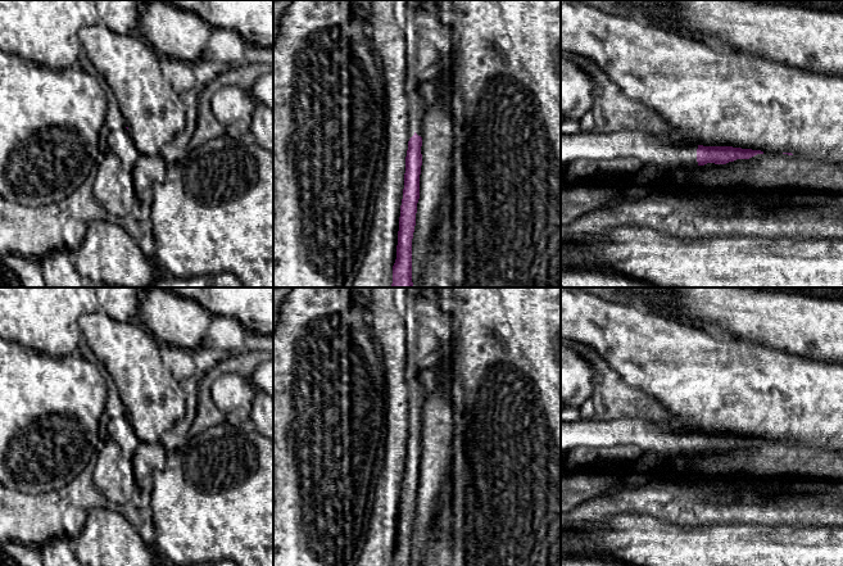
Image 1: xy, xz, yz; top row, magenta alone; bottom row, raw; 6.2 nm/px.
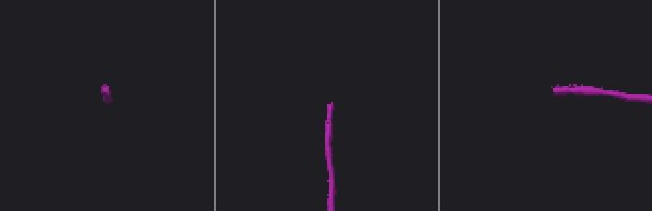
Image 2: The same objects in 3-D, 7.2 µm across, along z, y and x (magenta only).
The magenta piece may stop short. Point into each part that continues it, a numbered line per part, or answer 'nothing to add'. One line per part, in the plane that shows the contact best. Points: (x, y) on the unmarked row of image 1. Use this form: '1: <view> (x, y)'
1: yz (666, 440)

